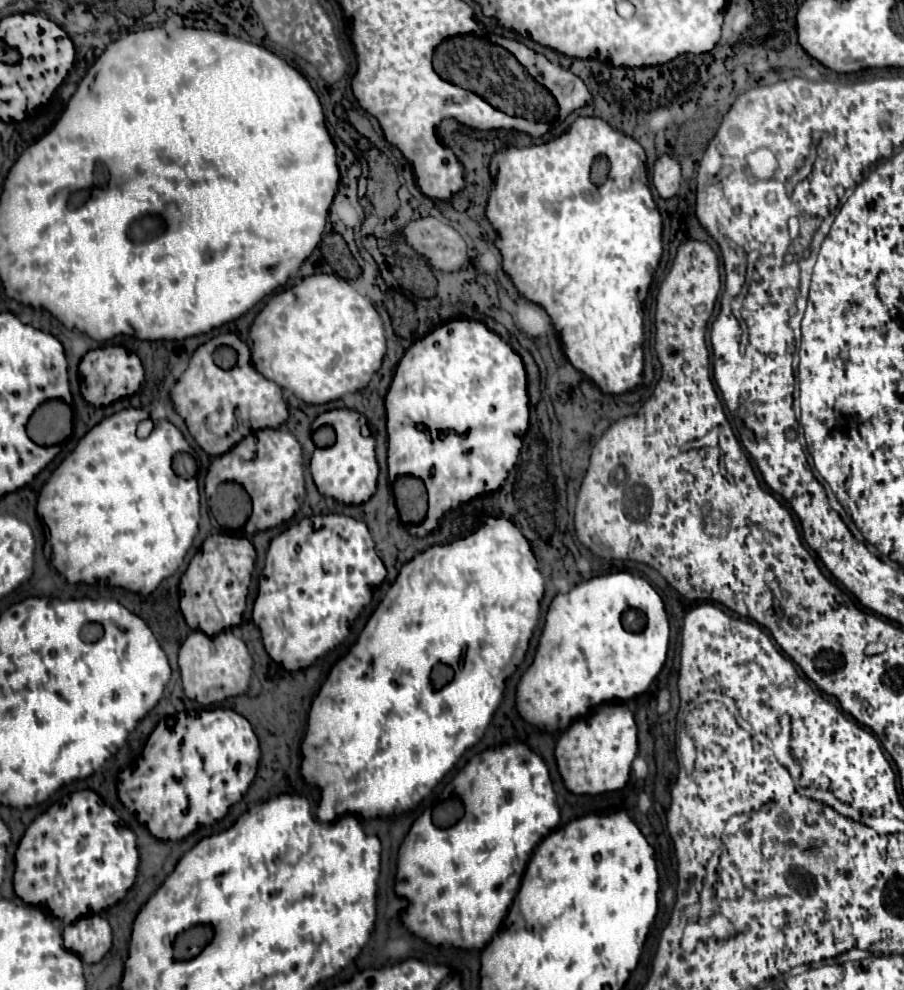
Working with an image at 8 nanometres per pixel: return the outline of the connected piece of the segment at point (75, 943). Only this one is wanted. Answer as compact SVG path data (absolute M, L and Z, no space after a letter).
M95 914L69 924L63 930L63 946L83 958L87 964L99 962L113 944L113 930L107 918Z

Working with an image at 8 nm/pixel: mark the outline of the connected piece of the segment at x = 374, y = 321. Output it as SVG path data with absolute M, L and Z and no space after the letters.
M329 274L307 276L293 288L273 296L255 316L249 334L253 340L253 366L265 378L295 392L309 404L327 404L339 400L343 394L365 388L371 376L381 368L387 348L383 320L371 300L359 294L347 280Z

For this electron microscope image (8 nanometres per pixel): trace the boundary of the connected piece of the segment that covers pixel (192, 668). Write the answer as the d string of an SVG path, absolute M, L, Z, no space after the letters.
M195 630L187 636L179 650L179 668L183 678L183 690L187 698L197 700L203 706L221 702L231 696L239 696L247 692L251 674L253 674L253 658L245 642L233 632L221 632L217 636L205 636Z

